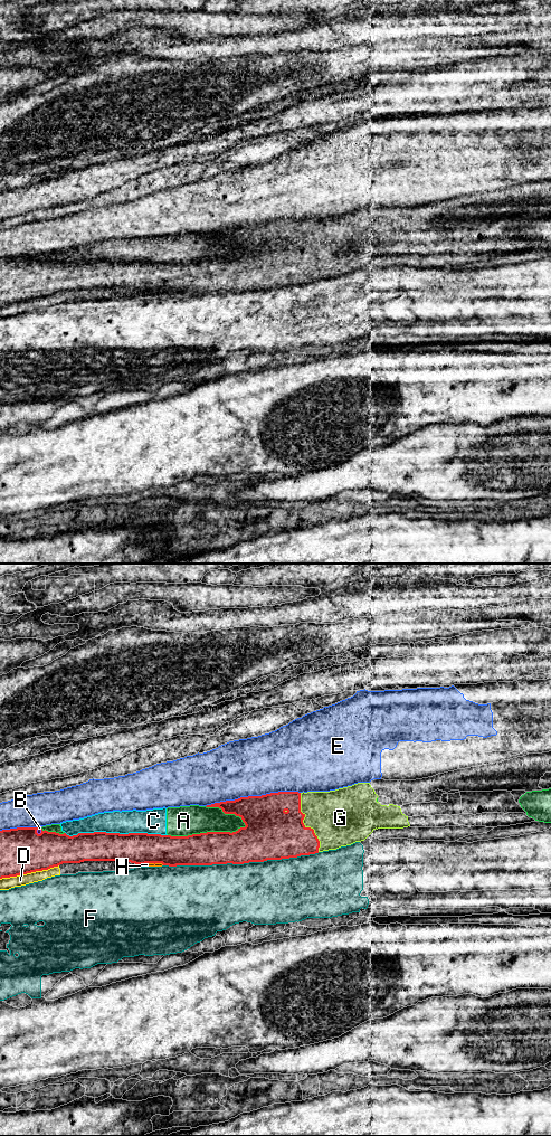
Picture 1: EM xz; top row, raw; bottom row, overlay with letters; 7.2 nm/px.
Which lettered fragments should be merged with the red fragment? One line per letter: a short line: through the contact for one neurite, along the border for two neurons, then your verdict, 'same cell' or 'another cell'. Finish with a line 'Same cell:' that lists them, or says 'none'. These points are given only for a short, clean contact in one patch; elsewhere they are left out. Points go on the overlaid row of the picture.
A: another cell
B: another cell
C: another cell
D: another cell
E: another cell
F: another cell
G: same cell
H: another cell
Same cell: G

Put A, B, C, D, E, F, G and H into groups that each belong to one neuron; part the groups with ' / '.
A B C / D H / E / F / G

